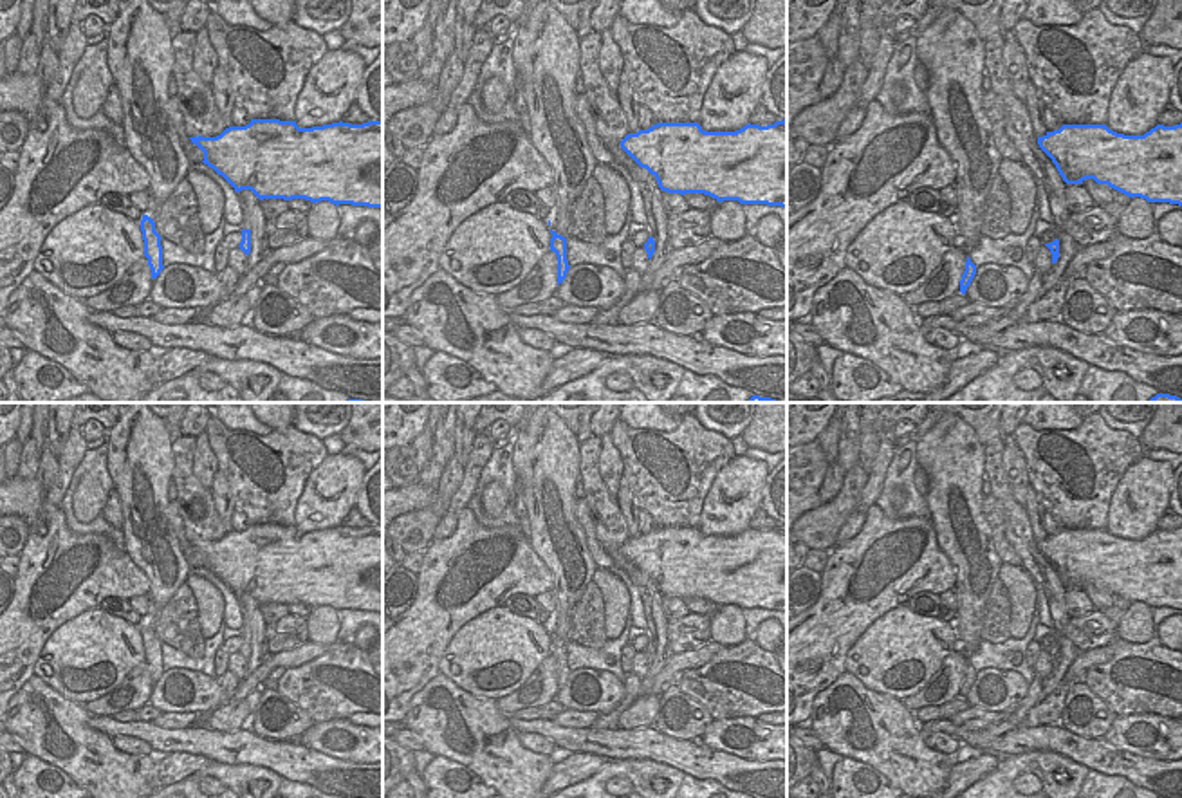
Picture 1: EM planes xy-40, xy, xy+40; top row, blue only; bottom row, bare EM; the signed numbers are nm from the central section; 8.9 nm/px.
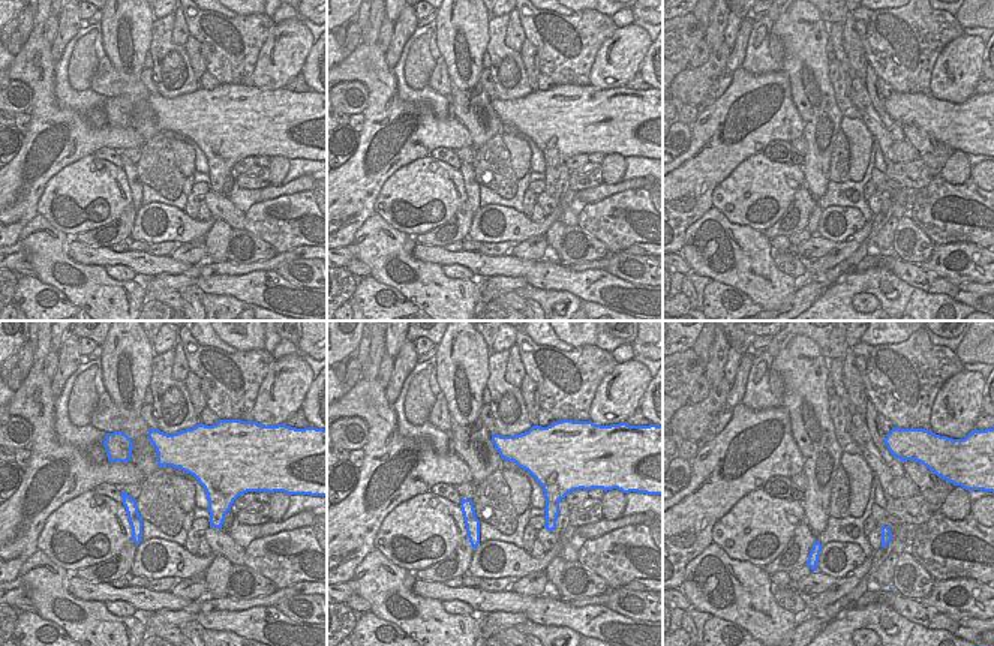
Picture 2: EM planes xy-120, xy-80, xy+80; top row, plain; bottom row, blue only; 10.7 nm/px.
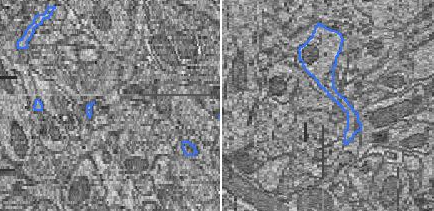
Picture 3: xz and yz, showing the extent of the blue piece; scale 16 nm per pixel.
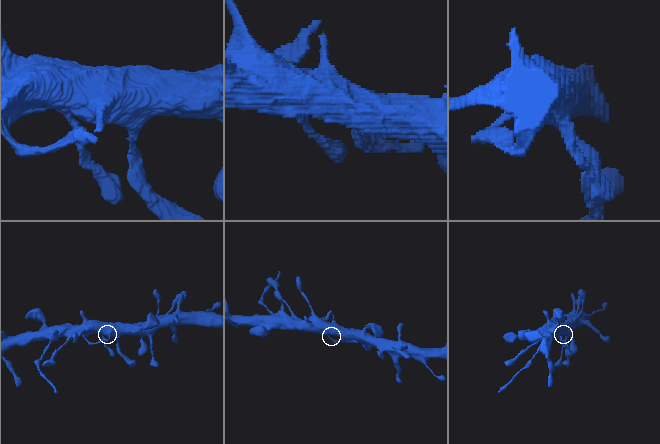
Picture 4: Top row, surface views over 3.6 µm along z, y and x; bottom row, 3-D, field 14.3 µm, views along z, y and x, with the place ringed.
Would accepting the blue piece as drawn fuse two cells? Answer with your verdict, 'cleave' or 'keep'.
keep

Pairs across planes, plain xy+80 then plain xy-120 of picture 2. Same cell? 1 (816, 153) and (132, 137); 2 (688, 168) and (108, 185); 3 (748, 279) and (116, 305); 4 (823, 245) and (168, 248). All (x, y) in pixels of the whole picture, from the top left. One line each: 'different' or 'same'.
1: different
2: different
3: same
4: same

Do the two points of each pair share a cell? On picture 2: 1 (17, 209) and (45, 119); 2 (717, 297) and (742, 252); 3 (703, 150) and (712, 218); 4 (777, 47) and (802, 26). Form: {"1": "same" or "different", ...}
{"1": "same", "2": "different", "3": "different", "4": "different"}

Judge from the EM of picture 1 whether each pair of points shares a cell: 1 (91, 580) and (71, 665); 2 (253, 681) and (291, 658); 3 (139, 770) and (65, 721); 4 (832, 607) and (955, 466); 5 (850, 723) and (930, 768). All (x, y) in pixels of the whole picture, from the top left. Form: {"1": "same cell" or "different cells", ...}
{"1": "different cells", "2": "same cell", "3": "same cell", "4": "different cells", "5": "same cell"}

